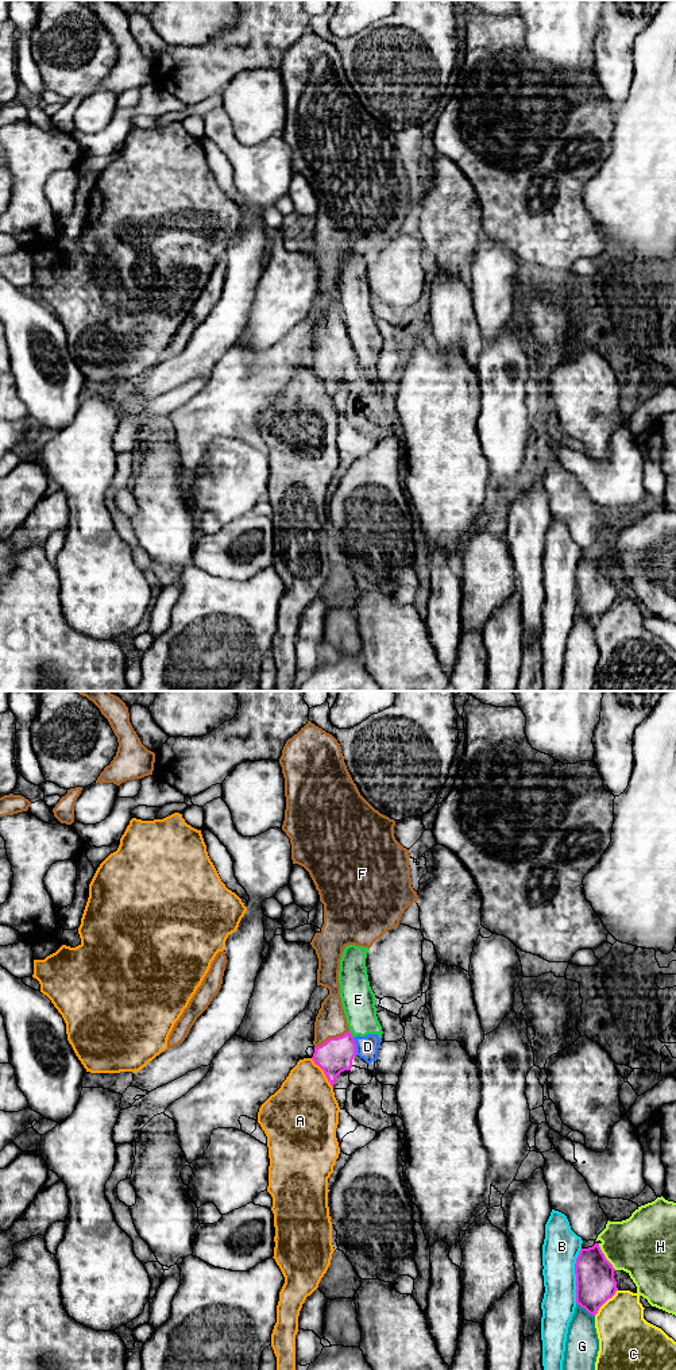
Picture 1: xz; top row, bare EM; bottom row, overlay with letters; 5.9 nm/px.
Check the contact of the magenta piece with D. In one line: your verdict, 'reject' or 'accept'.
reject

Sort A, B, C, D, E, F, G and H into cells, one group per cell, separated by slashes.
A / B / C / D E / F / G / H

